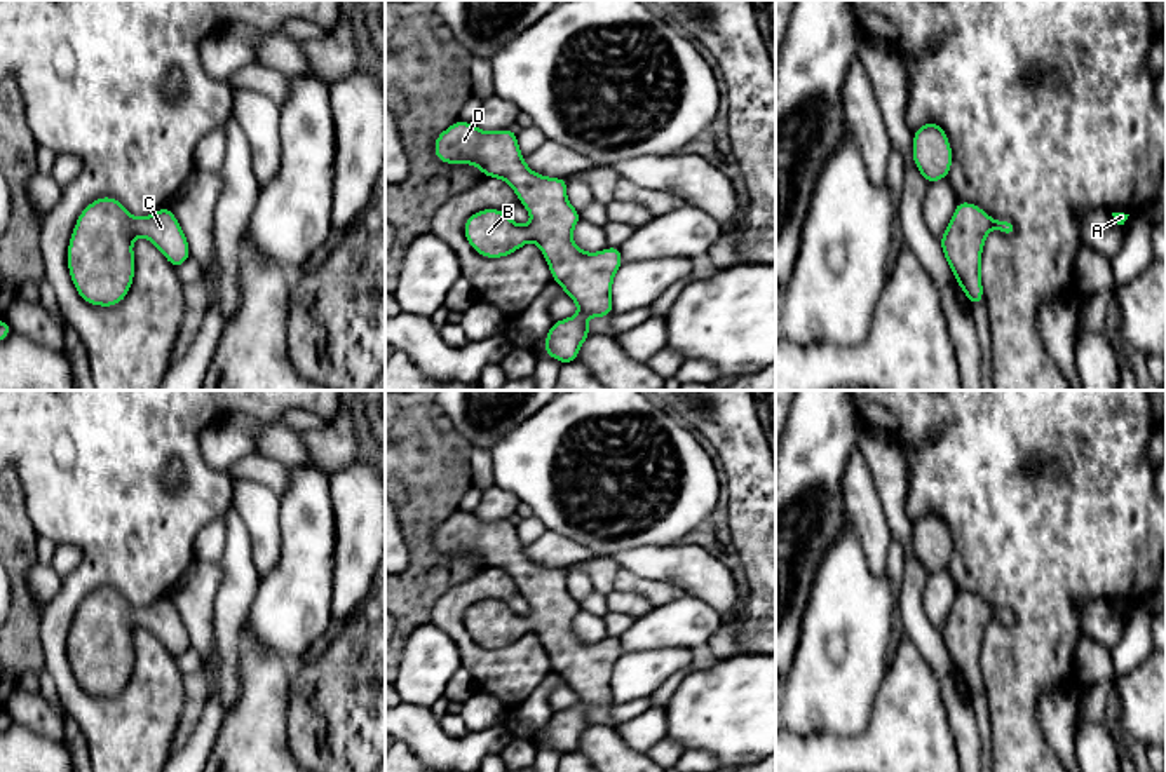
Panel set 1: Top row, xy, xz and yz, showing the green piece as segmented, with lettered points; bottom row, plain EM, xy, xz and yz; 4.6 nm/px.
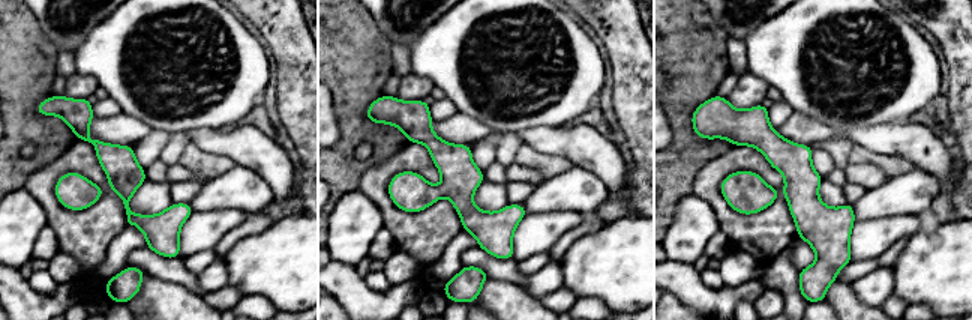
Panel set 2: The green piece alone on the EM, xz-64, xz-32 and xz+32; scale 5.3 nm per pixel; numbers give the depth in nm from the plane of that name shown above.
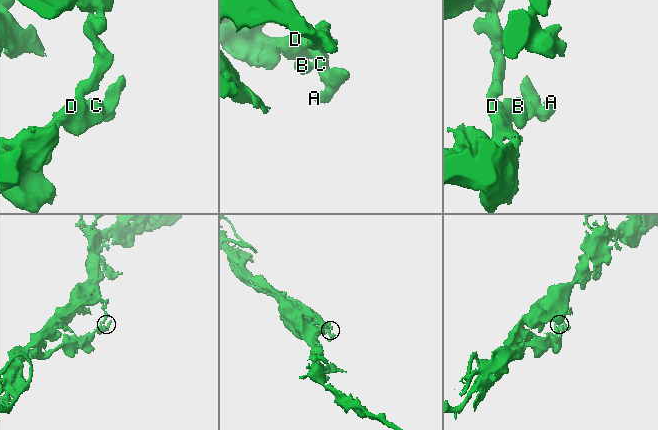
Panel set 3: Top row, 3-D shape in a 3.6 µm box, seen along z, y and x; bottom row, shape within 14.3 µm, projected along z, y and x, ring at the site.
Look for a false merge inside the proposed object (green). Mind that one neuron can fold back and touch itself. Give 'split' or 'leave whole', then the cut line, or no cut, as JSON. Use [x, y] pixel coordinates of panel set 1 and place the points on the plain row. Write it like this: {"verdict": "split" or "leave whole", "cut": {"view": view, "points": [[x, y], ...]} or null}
{"verdict": "leave whole", "cut": null}

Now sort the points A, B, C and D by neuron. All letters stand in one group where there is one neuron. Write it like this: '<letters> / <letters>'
A B C D

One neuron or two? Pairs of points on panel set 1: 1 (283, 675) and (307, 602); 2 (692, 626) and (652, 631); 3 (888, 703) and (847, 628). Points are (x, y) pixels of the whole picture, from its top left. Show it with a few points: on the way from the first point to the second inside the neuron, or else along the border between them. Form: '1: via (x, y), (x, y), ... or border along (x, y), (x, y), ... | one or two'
1: border along (251, 638), (258, 652), (283, 657), (298, 671) | two
2: via (682, 626), (663, 626) | one
3: border along (889, 670), (874, 699), (870, 720), (865, 725) | two

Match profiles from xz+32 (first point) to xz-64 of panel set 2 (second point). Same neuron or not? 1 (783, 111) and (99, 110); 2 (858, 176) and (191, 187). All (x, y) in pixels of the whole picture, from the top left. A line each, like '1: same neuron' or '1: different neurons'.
1: same neuron
2: different neurons

